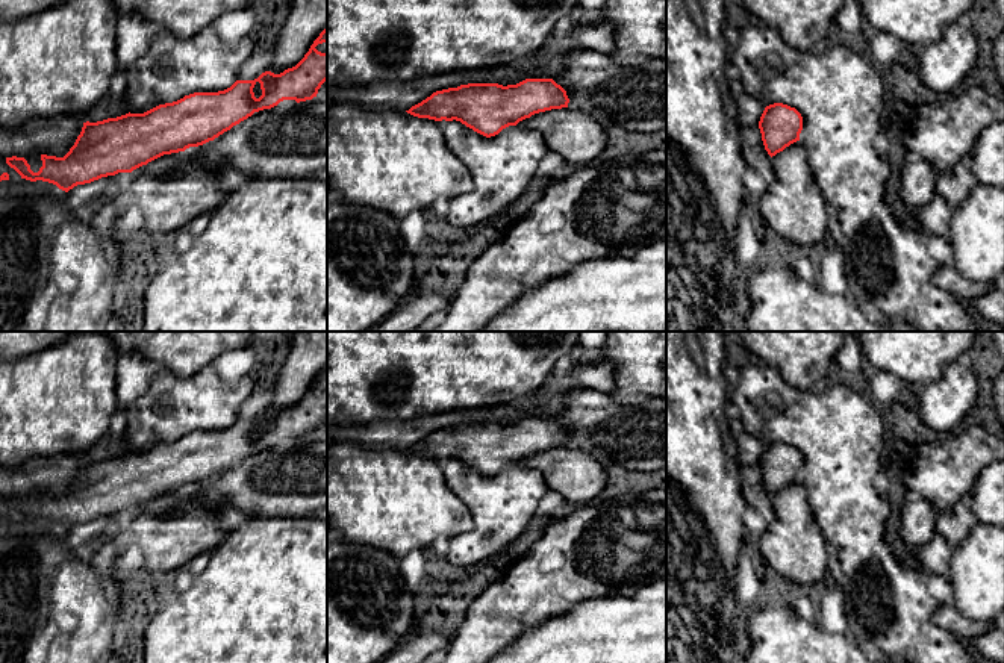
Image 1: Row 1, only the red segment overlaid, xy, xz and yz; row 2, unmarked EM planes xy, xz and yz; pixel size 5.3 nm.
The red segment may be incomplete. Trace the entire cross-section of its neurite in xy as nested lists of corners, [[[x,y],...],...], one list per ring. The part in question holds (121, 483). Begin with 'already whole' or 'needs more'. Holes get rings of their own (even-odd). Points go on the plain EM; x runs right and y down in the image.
already whole; [[[327,368],[313,380],[304,397],[280,413],[262,412],[254,419],[236,419],[230,427],[218,431],[194,431],[183,437],[159,444],[144,453],[126,453],[97,462],[83,462],[74,484],[64,496],[41,493],[42,506],[38,512],[30,509],[24,496],[6,496],[21,518],[48,521],[68,531],[77,524],[91,522],[118,512],[132,512],[148,501],[171,492],[185,490],[214,480],[254,451],[271,448],[283,439],[297,442],[312,439],[327,419],[327,392],[318,391],[318,383],[327,381]]]

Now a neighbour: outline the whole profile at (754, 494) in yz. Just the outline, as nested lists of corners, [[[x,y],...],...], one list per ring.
[[[739,466],[744,500],[753,507],[766,524],[775,519],[771,495],[765,489],[759,466]]]

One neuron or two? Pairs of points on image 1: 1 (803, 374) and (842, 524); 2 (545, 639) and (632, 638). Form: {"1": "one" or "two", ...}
{"1": "two", "2": "one"}

